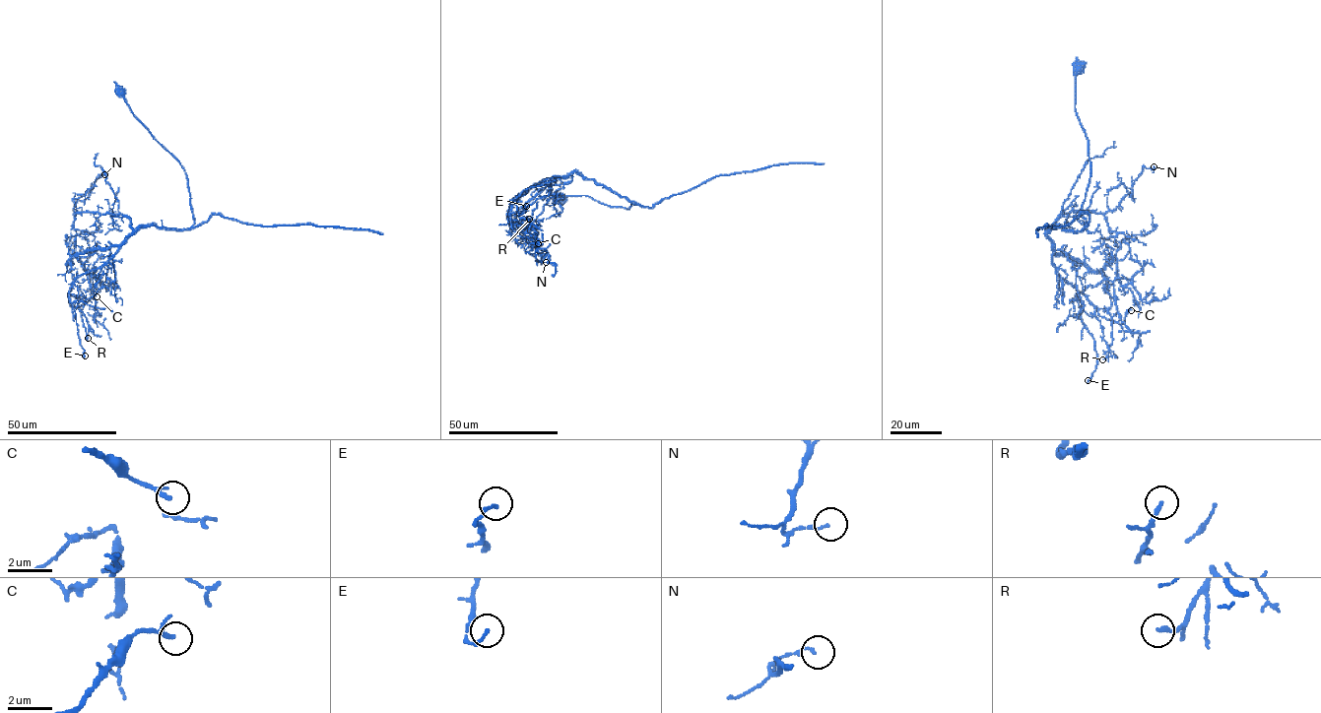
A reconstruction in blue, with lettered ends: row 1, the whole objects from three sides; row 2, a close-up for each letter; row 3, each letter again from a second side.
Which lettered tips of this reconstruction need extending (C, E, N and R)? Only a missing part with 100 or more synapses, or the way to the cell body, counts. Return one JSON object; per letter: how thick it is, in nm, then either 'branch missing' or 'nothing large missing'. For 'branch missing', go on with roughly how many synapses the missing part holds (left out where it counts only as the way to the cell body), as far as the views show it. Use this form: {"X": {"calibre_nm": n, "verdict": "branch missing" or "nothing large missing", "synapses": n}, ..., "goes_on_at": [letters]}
{"C": {"calibre_nm": 150, "verdict": "nothing large missing"}, "E": {"calibre_nm": 140, "verdict": "nothing large missing"}, "N": {"calibre_nm": 100, "verdict": "nothing large missing"}, "R": {"calibre_nm": 160, "verdict": "nothing large missing"}, "goes_on_at": []}

